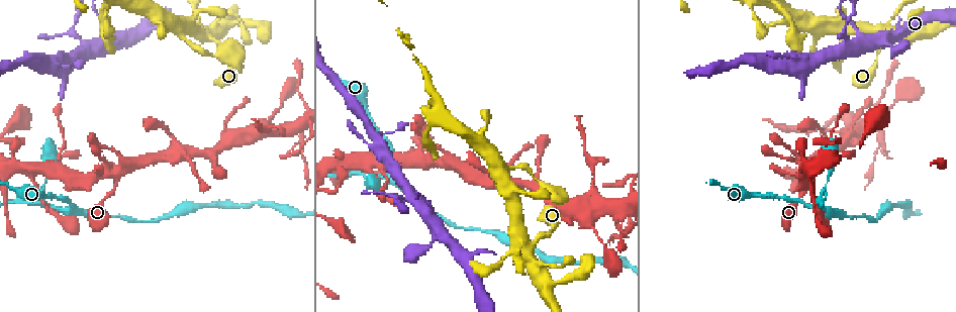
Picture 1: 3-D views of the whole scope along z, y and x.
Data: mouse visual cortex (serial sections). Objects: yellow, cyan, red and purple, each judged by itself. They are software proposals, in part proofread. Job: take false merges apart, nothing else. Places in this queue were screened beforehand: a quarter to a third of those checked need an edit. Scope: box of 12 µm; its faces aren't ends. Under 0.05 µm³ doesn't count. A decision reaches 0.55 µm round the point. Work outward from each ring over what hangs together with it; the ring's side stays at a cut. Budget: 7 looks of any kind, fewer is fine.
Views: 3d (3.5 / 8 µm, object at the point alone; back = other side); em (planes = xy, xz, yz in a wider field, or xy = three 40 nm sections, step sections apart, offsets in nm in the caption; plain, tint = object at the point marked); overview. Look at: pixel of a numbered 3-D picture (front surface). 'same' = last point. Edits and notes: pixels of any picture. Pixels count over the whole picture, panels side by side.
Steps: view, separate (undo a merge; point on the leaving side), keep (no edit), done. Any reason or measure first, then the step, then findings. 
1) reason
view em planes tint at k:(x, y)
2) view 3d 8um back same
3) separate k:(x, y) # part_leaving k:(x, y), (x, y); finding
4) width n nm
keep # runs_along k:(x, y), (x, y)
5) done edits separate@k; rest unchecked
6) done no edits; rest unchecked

narrows sharply
view 3d 8um at 1:(399, 201)

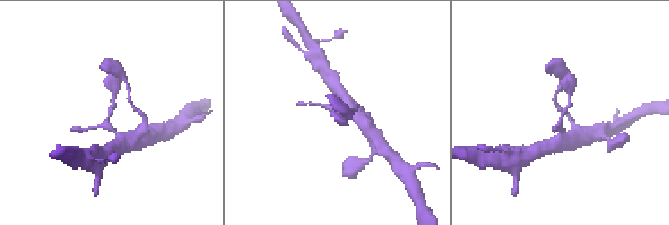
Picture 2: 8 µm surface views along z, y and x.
closer look
view 3d 3.5um at 2:(561, 114)

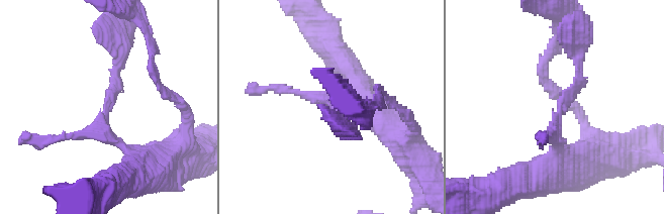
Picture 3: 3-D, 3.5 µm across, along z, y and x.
keep # runs_along 3:(555, 161), (555, 123), (576, 86), (578, 45); all the same cell

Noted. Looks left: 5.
view 3d 3.5um at 1:(118, 174)

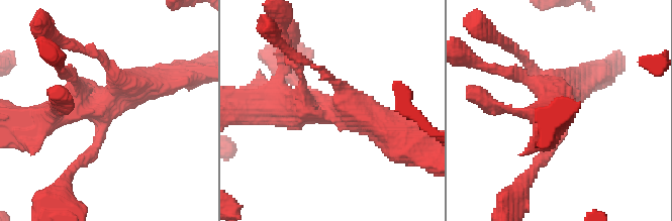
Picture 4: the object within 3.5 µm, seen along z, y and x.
view em xy step 3 tint at 4:(103, 111)

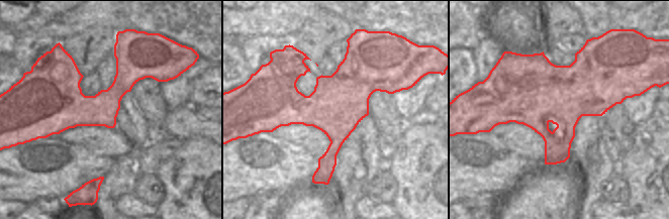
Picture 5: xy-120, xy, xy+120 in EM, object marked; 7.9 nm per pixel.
keep # runs_along 5:(164, 79), (134, 73), (97, 110), (43, 112); continuous, no second cell

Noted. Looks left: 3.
three arms meet
view 3d 8um back at 1:(45, 203)

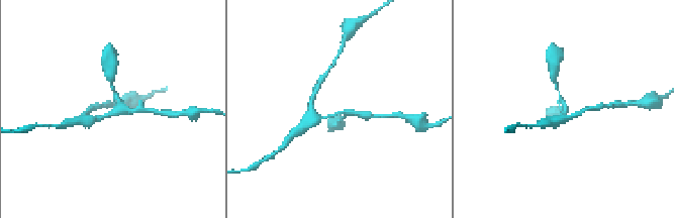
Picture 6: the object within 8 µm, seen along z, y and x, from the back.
arms 3; arm_widths 100, 150, 250 nm
view em xy step 2 tint at 6:(565, 111)

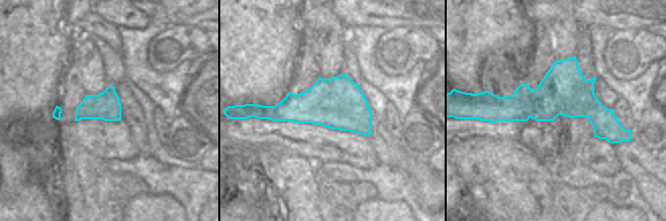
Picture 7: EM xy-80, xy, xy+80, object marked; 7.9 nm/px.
keep # all the same cell

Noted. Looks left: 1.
done no edits; rest unchecked

